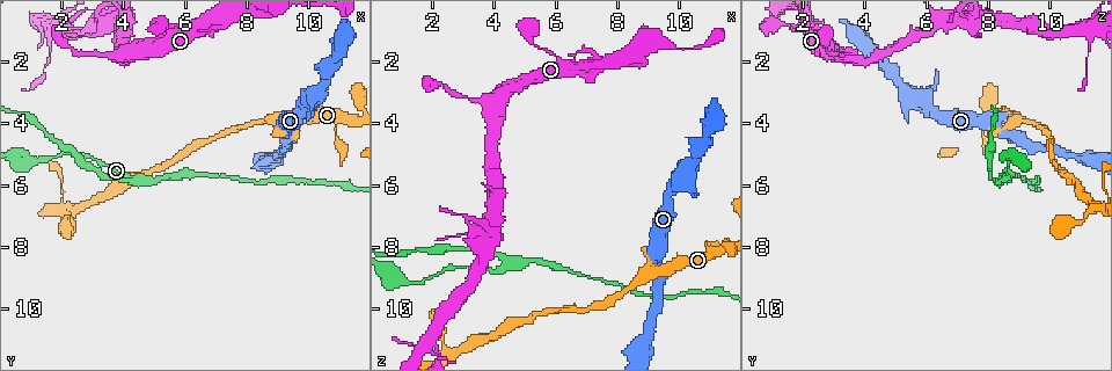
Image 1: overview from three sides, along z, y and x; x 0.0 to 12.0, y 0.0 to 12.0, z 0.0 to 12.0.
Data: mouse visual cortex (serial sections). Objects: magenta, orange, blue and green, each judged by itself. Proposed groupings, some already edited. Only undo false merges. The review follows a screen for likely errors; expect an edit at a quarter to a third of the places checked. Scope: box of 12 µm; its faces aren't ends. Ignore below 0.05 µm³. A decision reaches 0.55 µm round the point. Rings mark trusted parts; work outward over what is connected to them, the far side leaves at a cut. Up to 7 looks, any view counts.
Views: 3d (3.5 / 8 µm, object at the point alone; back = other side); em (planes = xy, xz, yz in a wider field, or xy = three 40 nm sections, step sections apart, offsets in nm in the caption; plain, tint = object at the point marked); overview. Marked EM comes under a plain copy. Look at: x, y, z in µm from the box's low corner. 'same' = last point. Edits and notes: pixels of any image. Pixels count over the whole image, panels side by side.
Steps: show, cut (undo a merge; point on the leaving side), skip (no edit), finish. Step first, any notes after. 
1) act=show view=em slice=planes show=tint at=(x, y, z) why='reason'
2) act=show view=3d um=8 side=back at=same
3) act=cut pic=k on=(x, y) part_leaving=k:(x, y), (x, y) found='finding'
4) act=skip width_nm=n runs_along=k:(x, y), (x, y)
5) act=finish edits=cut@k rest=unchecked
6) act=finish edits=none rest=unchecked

act=show view=3d um=8 at=(9.1, 3.8, 8.8) why='a fork'

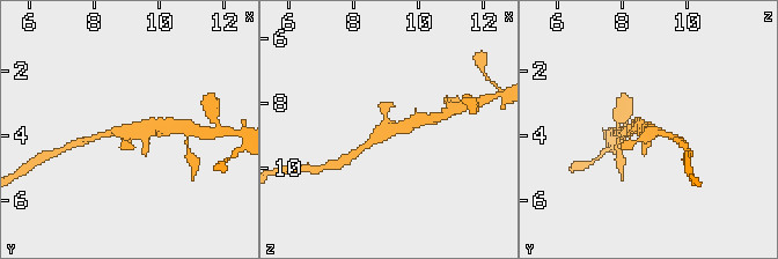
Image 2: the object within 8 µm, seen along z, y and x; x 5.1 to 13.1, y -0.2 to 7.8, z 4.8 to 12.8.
act=show view=em slice=xy step=1 show=tint at=(9.1, 3.9, 8.8)

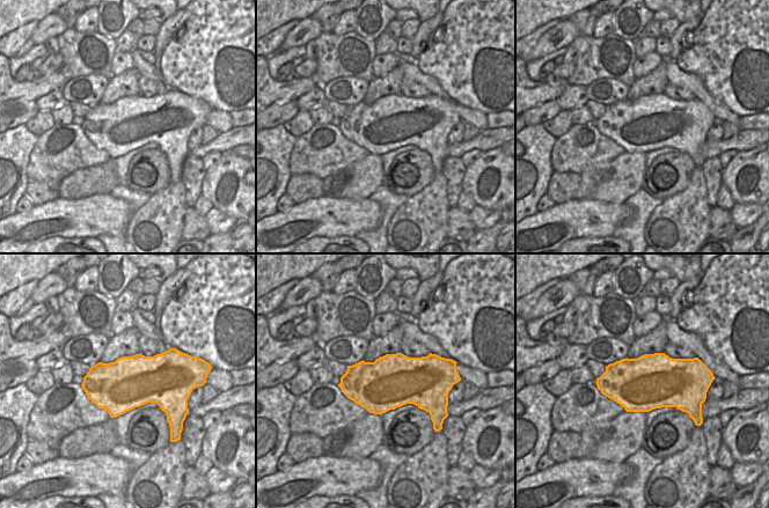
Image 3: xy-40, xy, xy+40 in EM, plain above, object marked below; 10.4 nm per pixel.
act=skip runs_along=2:(419, 120), (388, 130), (360, 150) found='one cell here'

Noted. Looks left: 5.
act=show view=3d um=3.5 at=(5.3, 5.7, 8.4) why='sharp bend'

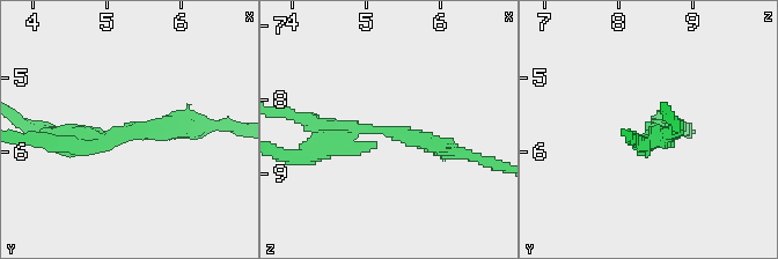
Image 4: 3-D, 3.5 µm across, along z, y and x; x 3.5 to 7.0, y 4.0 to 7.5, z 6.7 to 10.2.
act=show view=em slice=xy step=5 show=tint at=(5.20, 5.80, 8.35) arm_widths_nm=250,300

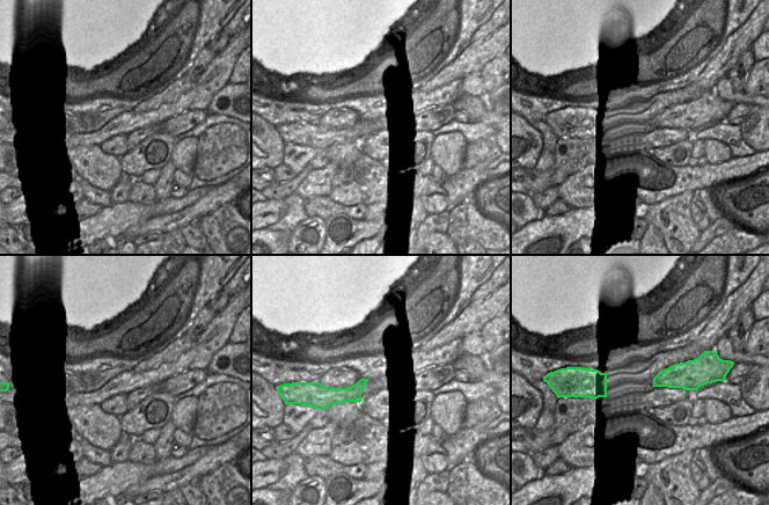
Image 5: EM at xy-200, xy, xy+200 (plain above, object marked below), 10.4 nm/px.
act=show view=em slice=xy step=2 show=tint at=same

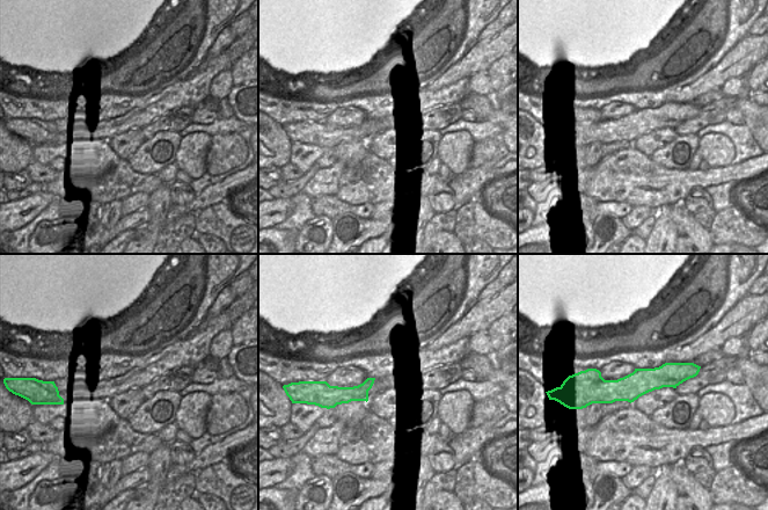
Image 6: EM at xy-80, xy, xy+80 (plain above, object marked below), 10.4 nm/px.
act=cut pic=4 on=(137, 126) border=6:(604, 379), (590, 385) found='a second cell is stuck on'

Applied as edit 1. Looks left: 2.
act=finish edits=cut@4 rest=unchecked

